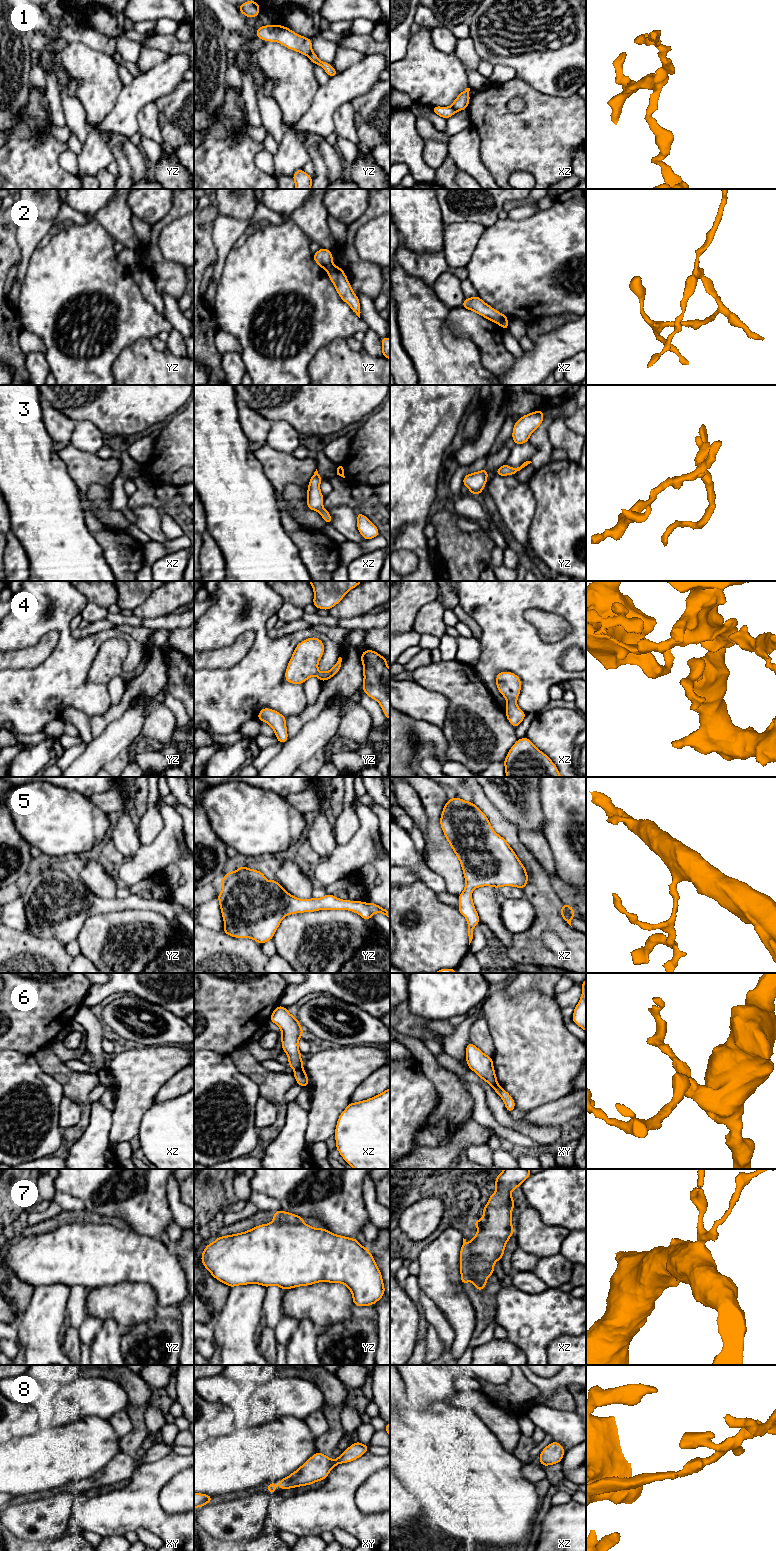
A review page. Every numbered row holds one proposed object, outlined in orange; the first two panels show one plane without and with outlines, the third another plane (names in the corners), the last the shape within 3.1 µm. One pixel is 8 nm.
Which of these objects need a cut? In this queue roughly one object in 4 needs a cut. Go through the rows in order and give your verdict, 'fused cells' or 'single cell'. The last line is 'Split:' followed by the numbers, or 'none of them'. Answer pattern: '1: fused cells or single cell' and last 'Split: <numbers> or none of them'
1: fused cells
2: fused cells
3: single cell
4: single cell
5: single cell
6: fused cells
7: fused cells
8: single cell
Split: 1, 2, 6, 7

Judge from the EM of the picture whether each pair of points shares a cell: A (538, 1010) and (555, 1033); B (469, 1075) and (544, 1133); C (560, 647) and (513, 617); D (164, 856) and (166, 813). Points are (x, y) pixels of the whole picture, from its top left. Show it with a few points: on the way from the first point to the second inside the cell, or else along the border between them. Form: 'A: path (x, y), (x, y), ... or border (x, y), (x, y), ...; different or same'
A: path (538, 1016), (549, 1027); same
B: path (489, 1091), (499, 1111), (511, 1123), (523, 1129); same
C: path (547, 648), (540, 648), (522, 630); same
D: path (169, 845), (169, 824); same

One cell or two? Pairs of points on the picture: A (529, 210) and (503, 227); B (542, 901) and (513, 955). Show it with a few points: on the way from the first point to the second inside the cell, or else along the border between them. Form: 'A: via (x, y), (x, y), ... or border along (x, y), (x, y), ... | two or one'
A: border along (536, 211), (526, 218), (517, 220), (508, 218) | two
B: via (542, 914), (542, 922), (526, 942) | one

